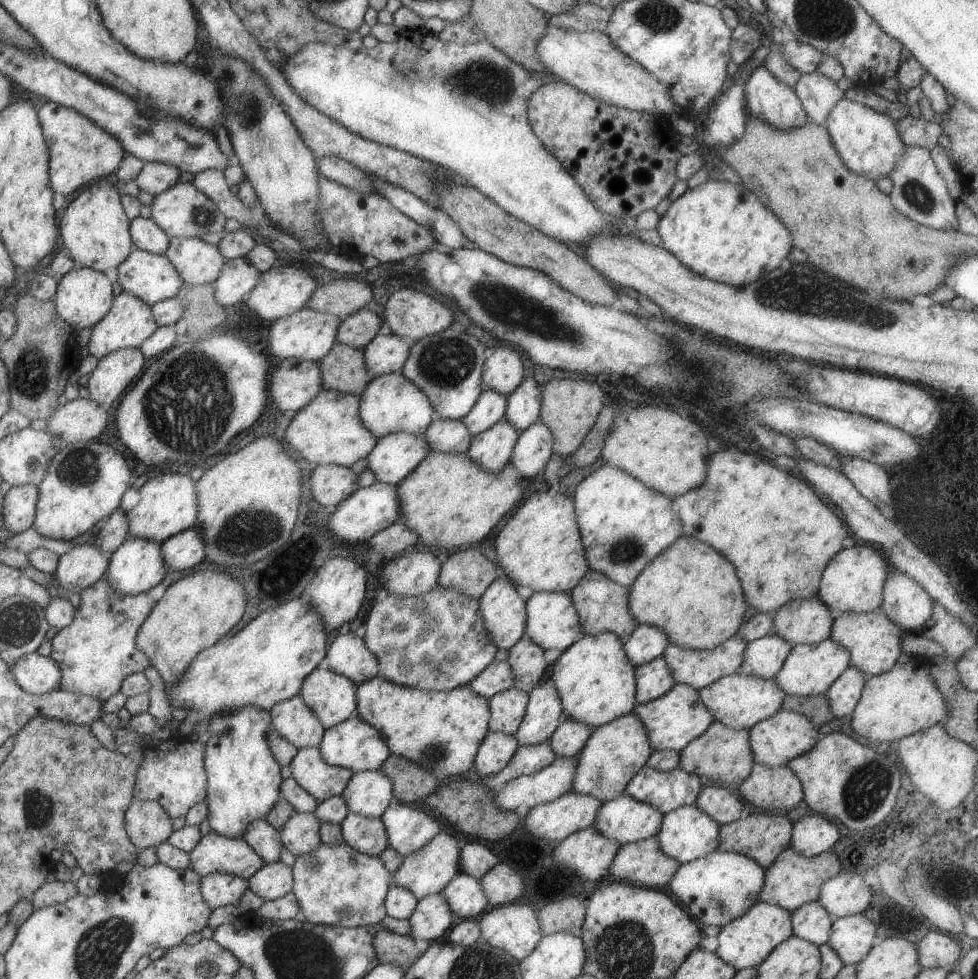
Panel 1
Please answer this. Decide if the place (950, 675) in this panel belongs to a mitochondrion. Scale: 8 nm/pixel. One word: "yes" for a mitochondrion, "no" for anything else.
no

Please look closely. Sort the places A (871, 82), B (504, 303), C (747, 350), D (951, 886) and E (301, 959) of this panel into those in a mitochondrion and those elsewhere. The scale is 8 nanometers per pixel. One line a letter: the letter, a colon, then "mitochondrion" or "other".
A: other
B: mitochondrion
C: other
D: other
E: mitochondrion

